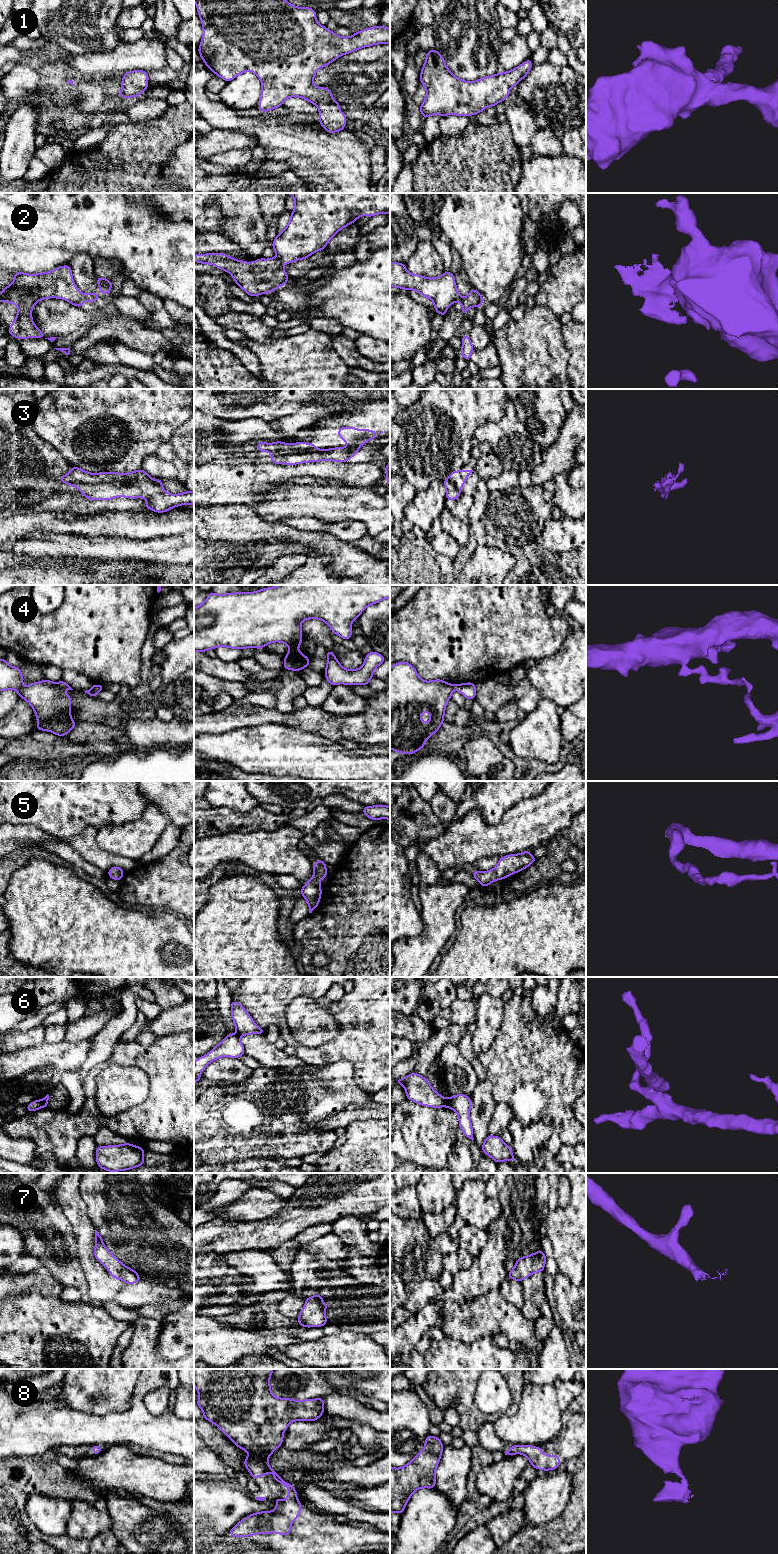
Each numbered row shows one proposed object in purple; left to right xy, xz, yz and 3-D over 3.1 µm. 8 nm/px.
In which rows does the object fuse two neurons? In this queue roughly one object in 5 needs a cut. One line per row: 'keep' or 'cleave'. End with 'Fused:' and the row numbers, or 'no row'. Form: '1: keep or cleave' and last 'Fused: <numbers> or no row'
1: keep
2: cleave
3: keep
4: cleave
5: keep
6: cleave
7: keep
8: keep
Fused: 2, 4, 6

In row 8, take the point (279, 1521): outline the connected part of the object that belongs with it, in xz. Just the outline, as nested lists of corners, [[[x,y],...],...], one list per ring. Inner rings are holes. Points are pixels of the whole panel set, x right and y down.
[[[194,1369],[194,1386],[199,1393],[196,1402],[203,1418],[215,1424],[237,1447],[249,1453],[244,1465],[251,1477],[273,1473],[271,1477],[290,1490],[287,1499],[275,1498],[276,1509],[252,1513],[243,1518],[230,1531],[231,1537],[247,1537],[256,1534],[292,1534],[292,1522],[301,1515],[302,1503],[297,1498],[294,1485],[284,1481],[268,1464],[268,1458],[283,1442],[283,1433],[293,1421],[316,1421],[324,1414],[324,1398],[293,1400],[278,1398],[271,1393],[270,1376],[274,1369]]]

